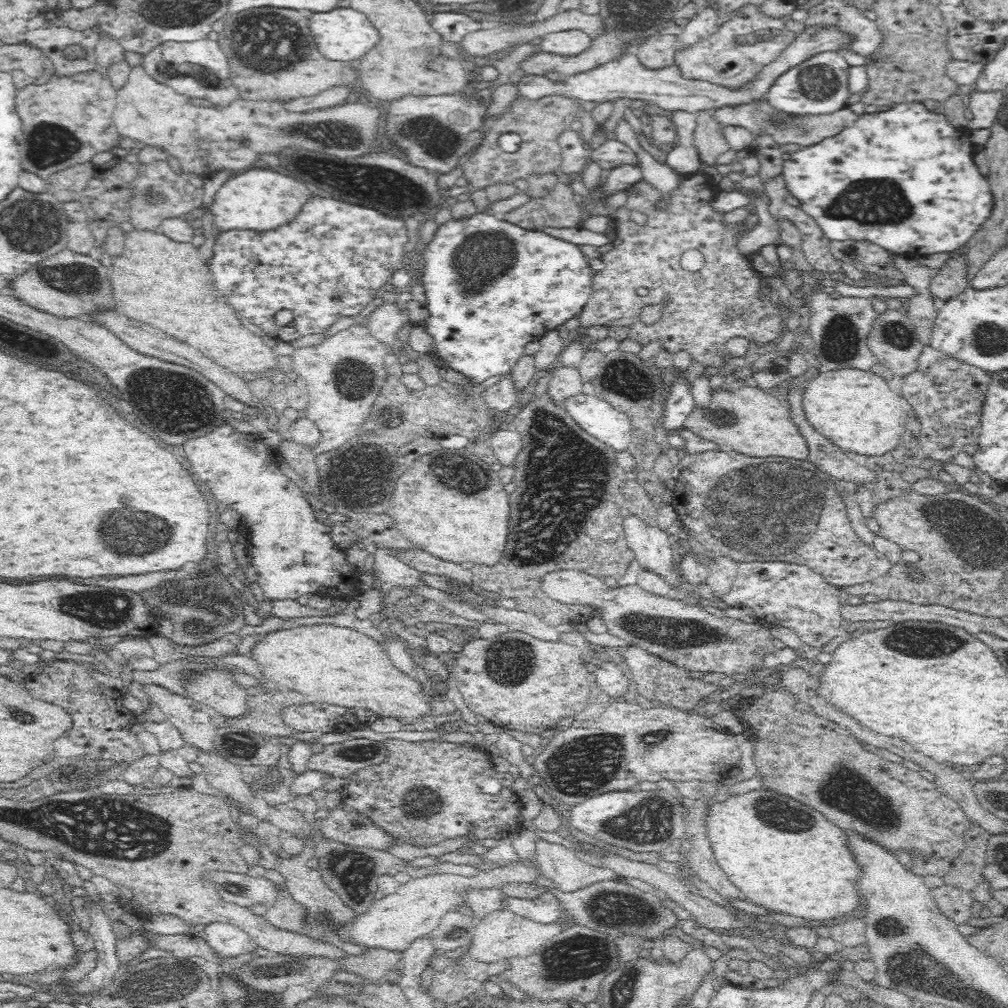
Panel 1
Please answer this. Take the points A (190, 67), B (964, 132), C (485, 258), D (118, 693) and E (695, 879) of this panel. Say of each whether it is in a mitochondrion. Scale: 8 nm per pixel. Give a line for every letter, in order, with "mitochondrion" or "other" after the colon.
A: mitochondrion
B: other
C: mitochondrion
D: other
E: other

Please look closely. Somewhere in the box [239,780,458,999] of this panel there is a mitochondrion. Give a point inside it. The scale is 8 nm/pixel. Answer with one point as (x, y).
(348, 871)

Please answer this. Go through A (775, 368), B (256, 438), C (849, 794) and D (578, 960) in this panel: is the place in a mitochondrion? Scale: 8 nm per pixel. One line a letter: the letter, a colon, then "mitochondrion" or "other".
A: other
B: other
C: mitochondrion
D: mitochondrion

